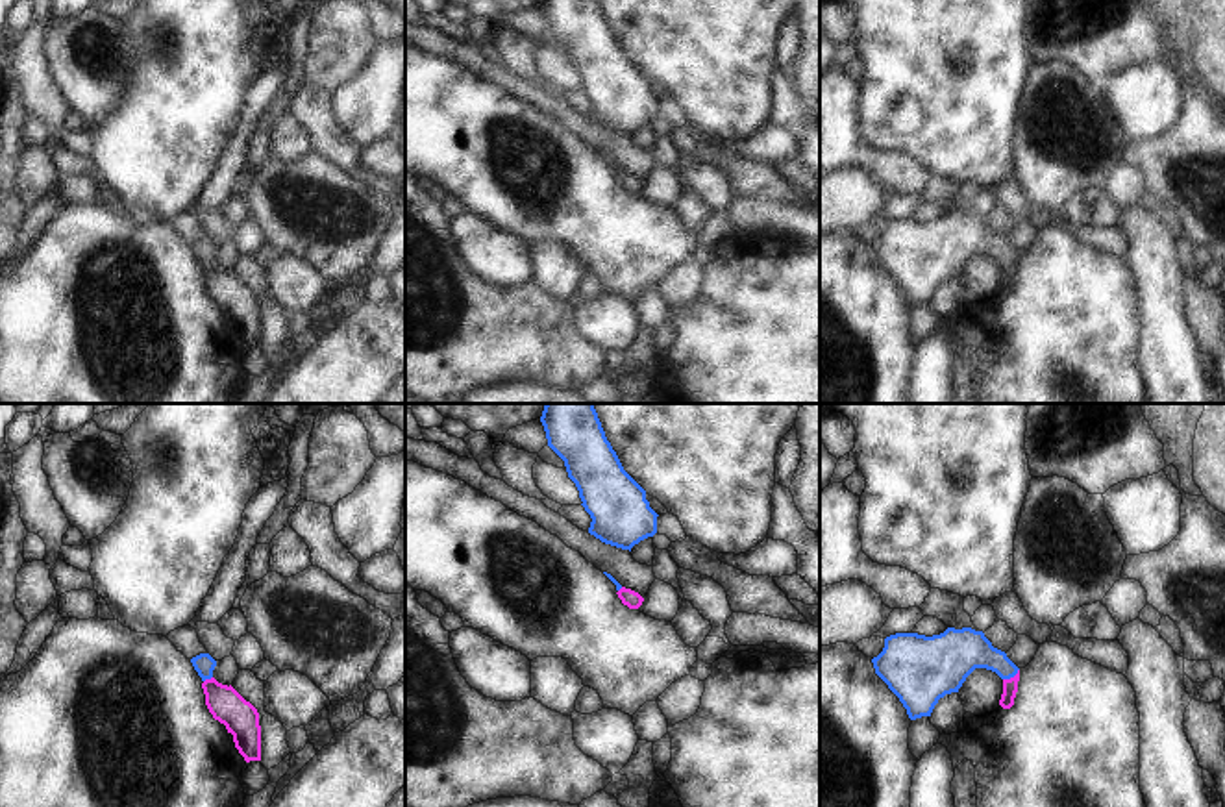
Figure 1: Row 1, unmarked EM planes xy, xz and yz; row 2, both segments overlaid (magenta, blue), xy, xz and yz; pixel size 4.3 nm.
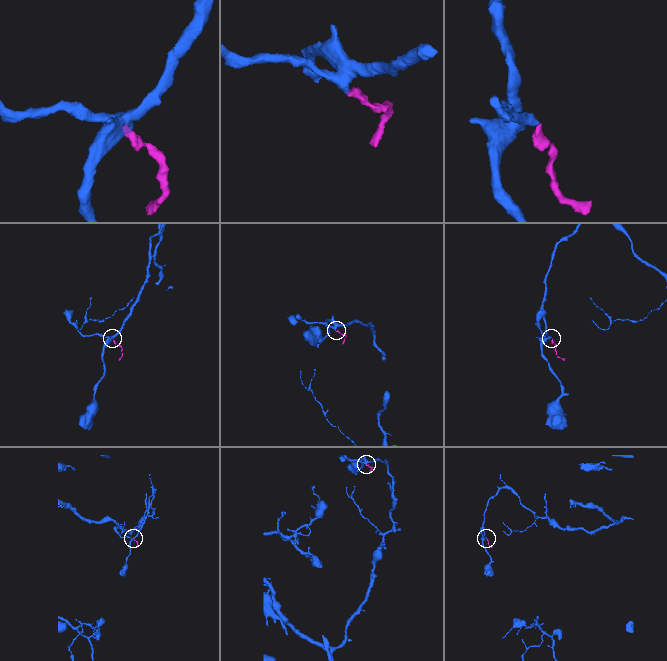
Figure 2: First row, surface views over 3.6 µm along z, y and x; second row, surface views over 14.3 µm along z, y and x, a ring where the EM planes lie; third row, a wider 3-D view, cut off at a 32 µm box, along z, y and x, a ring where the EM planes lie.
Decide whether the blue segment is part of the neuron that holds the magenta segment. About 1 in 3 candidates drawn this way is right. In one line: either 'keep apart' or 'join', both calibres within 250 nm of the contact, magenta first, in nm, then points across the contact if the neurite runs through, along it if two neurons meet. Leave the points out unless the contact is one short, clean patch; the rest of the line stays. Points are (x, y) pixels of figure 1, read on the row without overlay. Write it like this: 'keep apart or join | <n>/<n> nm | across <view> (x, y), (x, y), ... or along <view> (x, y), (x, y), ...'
join | 60/190 nm | across yz (1009, 271), (1011, 263), (990, 243), (963, 235)

